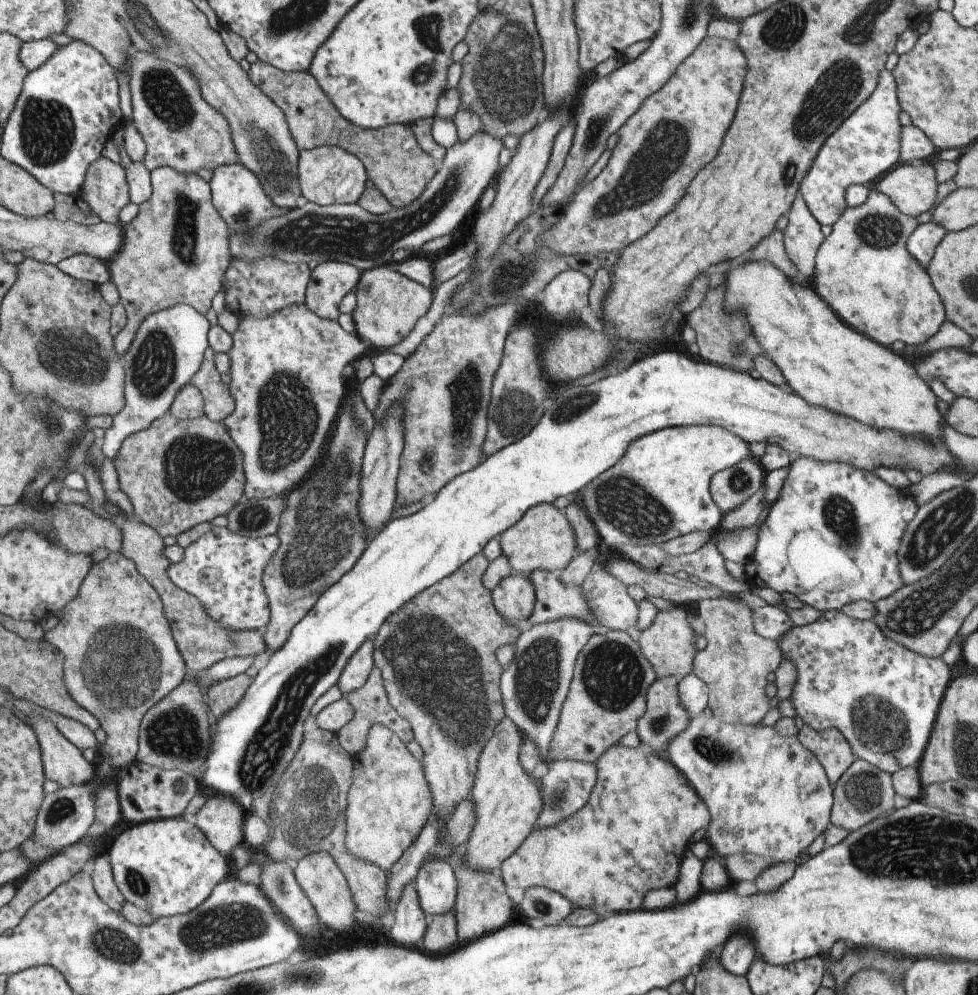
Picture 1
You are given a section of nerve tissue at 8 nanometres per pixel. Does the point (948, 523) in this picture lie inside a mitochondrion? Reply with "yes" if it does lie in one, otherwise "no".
yes

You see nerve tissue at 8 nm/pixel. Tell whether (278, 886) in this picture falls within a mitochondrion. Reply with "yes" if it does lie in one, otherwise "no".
yes

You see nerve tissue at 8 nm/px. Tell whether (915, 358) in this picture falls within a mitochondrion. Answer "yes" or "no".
no

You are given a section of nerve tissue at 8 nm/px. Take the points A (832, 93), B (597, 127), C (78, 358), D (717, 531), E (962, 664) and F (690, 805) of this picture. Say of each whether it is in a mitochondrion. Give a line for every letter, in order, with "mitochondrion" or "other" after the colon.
A: mitochondrion
B: mitochondrion
C: mitochondrion
D: other
E: other
F: other

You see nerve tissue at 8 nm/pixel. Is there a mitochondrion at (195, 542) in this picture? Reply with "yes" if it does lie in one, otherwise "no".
no

